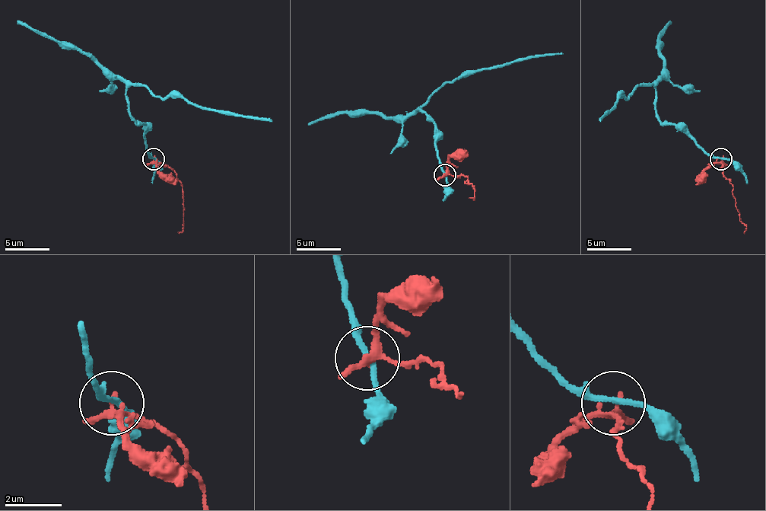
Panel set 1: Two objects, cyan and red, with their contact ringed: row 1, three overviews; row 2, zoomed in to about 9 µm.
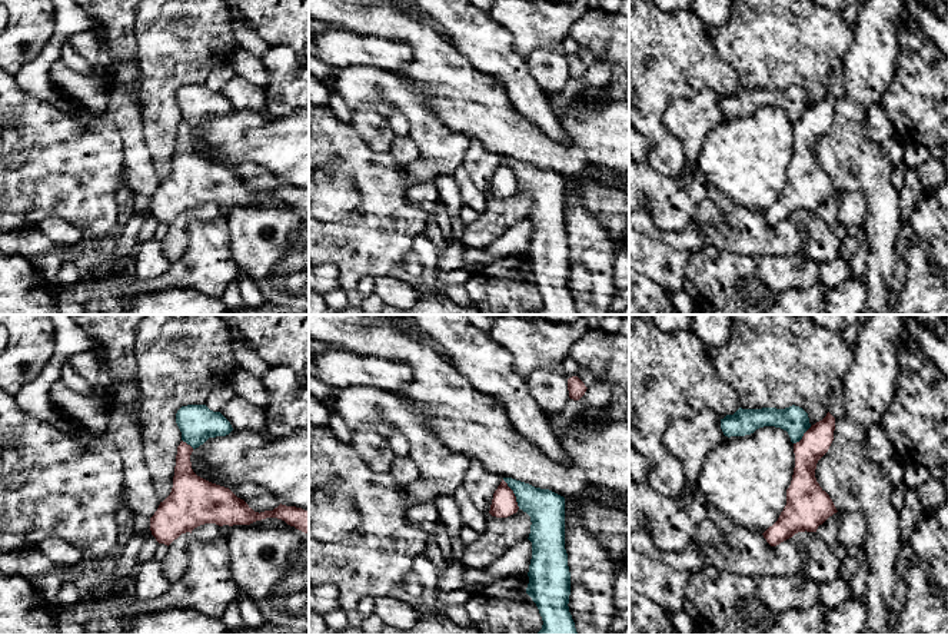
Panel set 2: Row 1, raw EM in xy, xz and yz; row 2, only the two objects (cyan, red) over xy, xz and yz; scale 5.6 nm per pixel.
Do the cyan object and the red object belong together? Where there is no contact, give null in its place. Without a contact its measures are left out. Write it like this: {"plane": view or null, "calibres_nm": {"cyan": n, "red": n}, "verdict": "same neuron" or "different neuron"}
{"plane": "xz", "calibres_nm": {"cyan": 200, "red": 140}, "verdict": "different neuron"}

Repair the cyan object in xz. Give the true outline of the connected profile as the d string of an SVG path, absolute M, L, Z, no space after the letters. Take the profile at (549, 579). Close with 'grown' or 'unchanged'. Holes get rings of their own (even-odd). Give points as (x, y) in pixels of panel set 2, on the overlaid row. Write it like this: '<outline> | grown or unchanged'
M503 478L503 481L513 491L519 509L526 512L532 522L528 538L532 542L532 559L526 594L536 604L543 621L542 629L536 635L578 635L568 606L571 572L565 549L565 498L512 478Z | unchanged

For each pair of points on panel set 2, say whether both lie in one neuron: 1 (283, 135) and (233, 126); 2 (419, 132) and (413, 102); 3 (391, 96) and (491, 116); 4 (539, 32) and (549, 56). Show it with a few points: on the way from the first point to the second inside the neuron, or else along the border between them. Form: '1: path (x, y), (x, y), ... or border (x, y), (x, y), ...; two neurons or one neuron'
1: path (270, 135), (249, 135), (246, 132); one neuron
2: path (419, 125), (419, 116), (415, 109); one neuron
3: border (403, 79), (423, 93), (428, 107), (449, 128); two neurons
4: border (561, 43), (538, 47), (525, 57); two neurons

